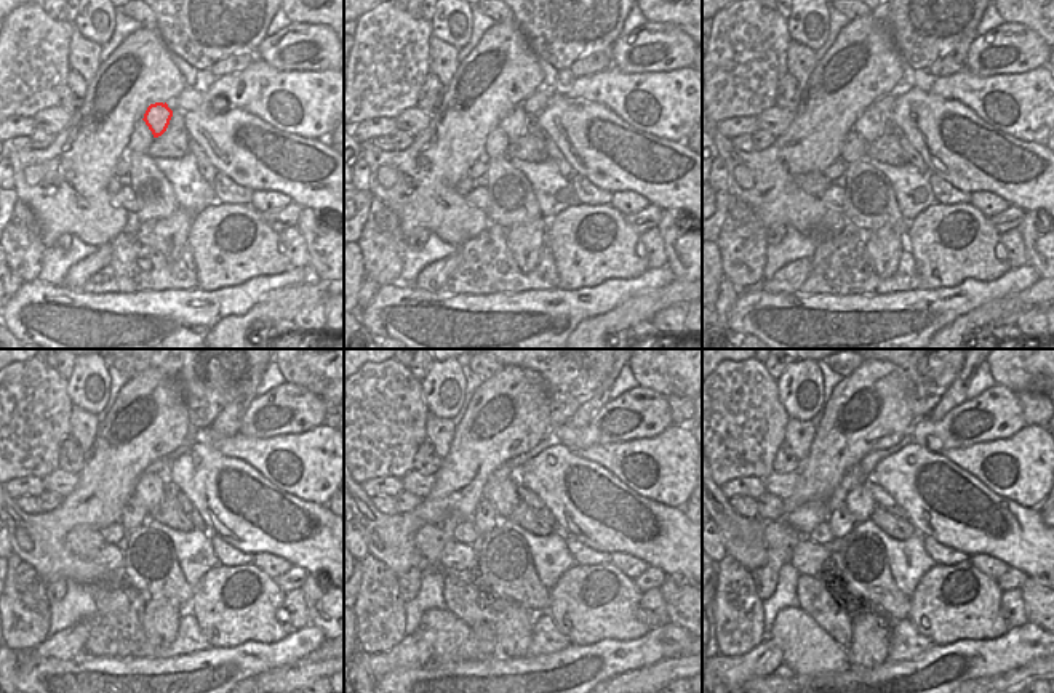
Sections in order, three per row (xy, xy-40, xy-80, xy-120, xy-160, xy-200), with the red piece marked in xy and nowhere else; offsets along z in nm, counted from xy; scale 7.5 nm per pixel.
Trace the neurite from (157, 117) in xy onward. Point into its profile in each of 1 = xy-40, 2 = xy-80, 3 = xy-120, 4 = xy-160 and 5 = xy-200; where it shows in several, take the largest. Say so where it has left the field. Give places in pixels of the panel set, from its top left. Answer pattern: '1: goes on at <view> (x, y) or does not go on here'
1: goes on at xy-40 (514, 122)
2: goes on at xy-80 (870, 124)
3: goes on at xy-120 (151, 488)
4: goes on at xy-160 (504, 496)
5: goes on at xy-200 (859, 501)

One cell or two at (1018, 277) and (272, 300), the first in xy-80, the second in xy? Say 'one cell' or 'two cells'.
two cells

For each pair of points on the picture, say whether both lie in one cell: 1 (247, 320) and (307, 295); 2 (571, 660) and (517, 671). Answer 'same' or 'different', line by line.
1: same
2: same

